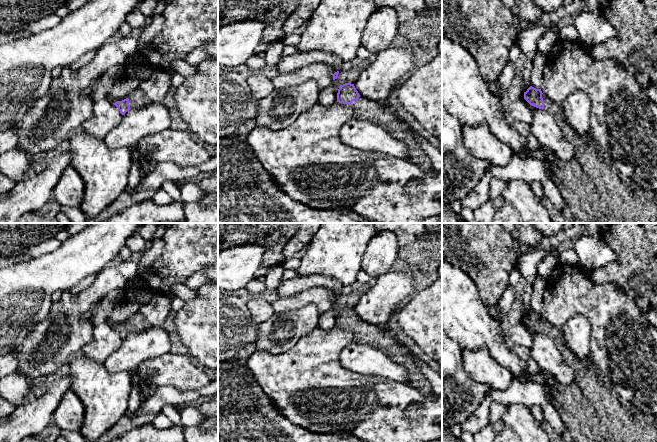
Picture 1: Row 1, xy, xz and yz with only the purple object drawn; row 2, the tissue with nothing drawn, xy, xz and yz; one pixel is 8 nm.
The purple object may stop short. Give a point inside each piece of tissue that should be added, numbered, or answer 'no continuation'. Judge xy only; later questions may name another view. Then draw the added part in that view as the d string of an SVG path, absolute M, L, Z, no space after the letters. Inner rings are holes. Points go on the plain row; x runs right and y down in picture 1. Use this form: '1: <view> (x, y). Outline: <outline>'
1: xy (137, 323). Outline: M136 313L135 315L133 315L129 319L128 323L129 323L130 333L142 332L152 326L151 324L148 323L148 321L140 313Z

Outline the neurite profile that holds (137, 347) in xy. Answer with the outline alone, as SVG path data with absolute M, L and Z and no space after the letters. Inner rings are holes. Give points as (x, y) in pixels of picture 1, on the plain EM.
M151 326L142 332L127 335L103 365L112 373L130 372L135 375L142 363L170 353L170 349L169 333L164 328Z

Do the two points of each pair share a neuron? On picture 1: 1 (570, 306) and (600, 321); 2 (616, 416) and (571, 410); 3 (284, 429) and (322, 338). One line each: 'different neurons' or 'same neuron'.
1: same neuron
2: same neuron
3: different neurons

